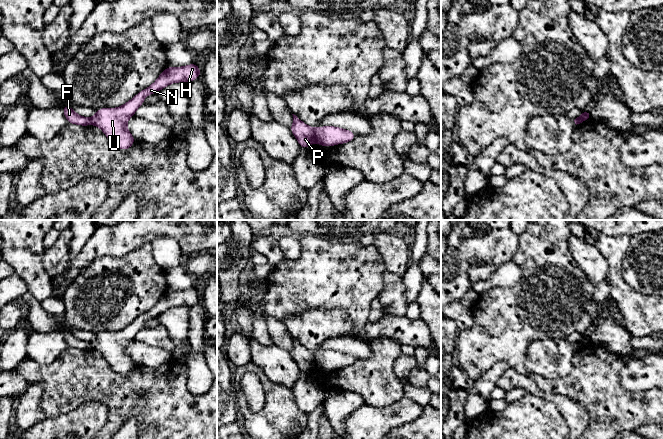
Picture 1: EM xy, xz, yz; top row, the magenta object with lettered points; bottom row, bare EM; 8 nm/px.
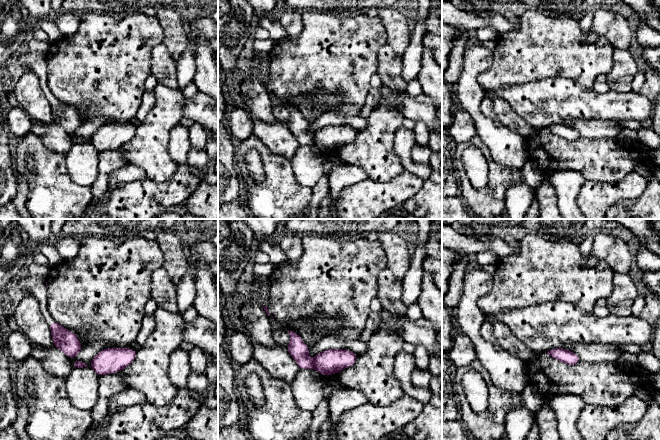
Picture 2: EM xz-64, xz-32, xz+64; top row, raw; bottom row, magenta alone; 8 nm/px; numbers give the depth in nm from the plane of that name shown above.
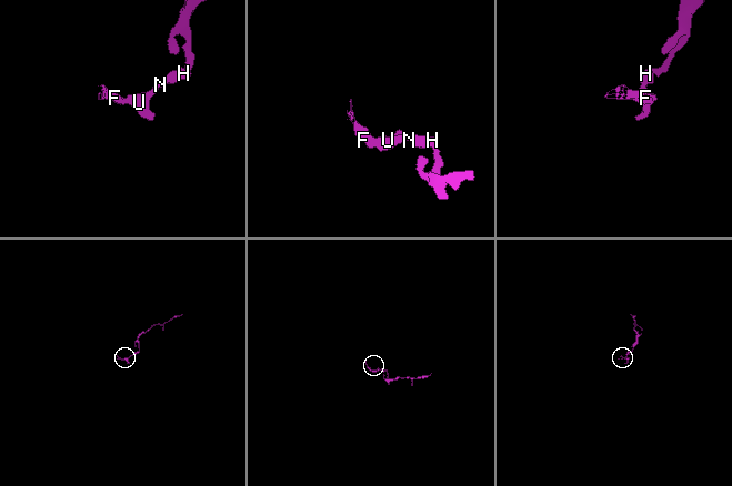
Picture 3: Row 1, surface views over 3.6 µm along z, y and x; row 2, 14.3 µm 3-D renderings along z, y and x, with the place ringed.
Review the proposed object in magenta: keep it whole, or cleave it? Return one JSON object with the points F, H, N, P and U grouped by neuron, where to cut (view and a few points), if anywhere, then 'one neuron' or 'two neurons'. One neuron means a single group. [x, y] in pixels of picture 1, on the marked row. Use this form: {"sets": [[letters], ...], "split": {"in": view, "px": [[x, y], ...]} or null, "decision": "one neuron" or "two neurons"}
{"sets": [["F", "H", "N", "P", "U"]], "split": null, "decision": "one neuron"}

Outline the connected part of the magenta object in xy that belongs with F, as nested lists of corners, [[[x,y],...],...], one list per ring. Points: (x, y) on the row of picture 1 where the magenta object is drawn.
[[[196,63],[182,67],[168,66],[146,89],[141,90],[130,101],[117,108],[101,108],[91,118],[77,114],[70,105],[61,106],[68,123],[80,126],[95,125],[107,136],[111,144],[121,150],[128,150],[136,140],[127,128],[127,121],[135,115],[137,109],[145,102],[147,95],[157,94],[172,83],[191,82],[201,75]]]

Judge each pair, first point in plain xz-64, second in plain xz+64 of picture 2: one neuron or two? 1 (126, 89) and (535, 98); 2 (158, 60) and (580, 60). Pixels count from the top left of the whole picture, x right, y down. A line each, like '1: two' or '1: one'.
1: two
2: two

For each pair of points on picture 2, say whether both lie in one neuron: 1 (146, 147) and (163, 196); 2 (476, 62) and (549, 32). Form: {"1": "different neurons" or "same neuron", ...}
{"1": "different neurons", "2": "different neurons"}

